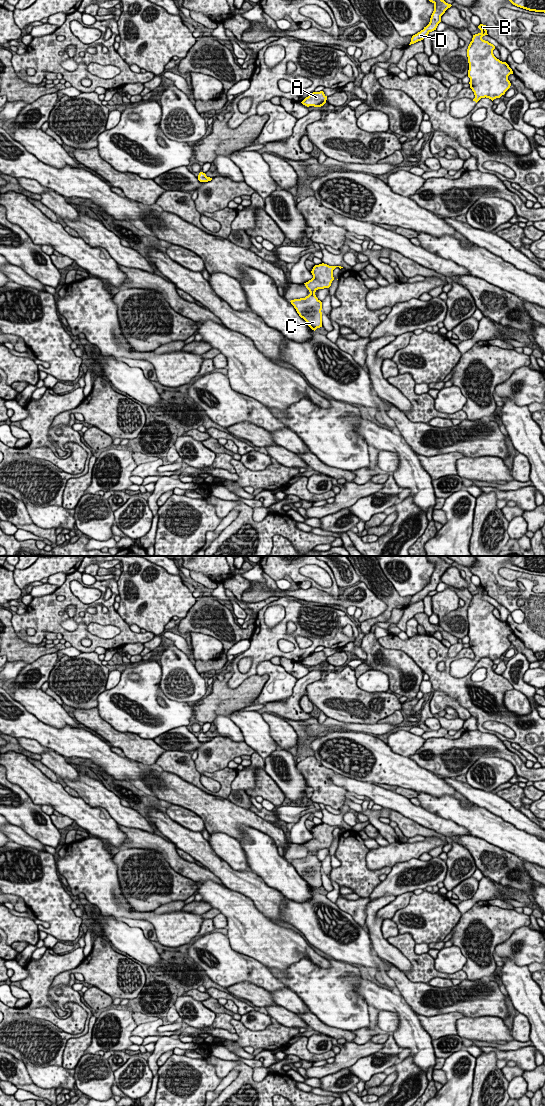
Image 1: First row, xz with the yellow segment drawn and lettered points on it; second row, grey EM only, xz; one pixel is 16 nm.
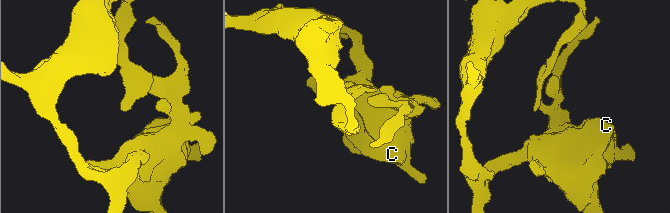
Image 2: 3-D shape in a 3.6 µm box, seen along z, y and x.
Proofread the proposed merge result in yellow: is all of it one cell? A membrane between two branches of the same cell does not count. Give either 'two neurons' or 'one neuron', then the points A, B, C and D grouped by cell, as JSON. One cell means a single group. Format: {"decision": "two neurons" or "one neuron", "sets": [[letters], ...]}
{"decision": "one neuron", "sets": [["A", "B", "C", "D"]]}

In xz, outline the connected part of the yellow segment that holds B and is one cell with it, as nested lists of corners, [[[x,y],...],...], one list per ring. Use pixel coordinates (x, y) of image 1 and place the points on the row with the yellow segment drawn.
[[[480,24],[478,28],[481,32],[473,35],[467,49],[469,84],[475,95],[473,101],[476,103],[481,98],[486,97],[493,101],[504,95],[511,86],[508,76],[513,74],[506,62],[494,56],[495,46],[482,39],[488,35],[486,25]]]

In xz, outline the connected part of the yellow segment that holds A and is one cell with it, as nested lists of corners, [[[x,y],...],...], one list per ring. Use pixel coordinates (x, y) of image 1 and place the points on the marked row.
[[[323,91],[313,92],[308,97],[306,97],[301,103],[307,107],[321,107],[326,103],[327,96]]]

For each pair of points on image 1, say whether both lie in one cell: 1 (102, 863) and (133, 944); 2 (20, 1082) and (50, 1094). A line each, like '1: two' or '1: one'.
1: two
2: one

